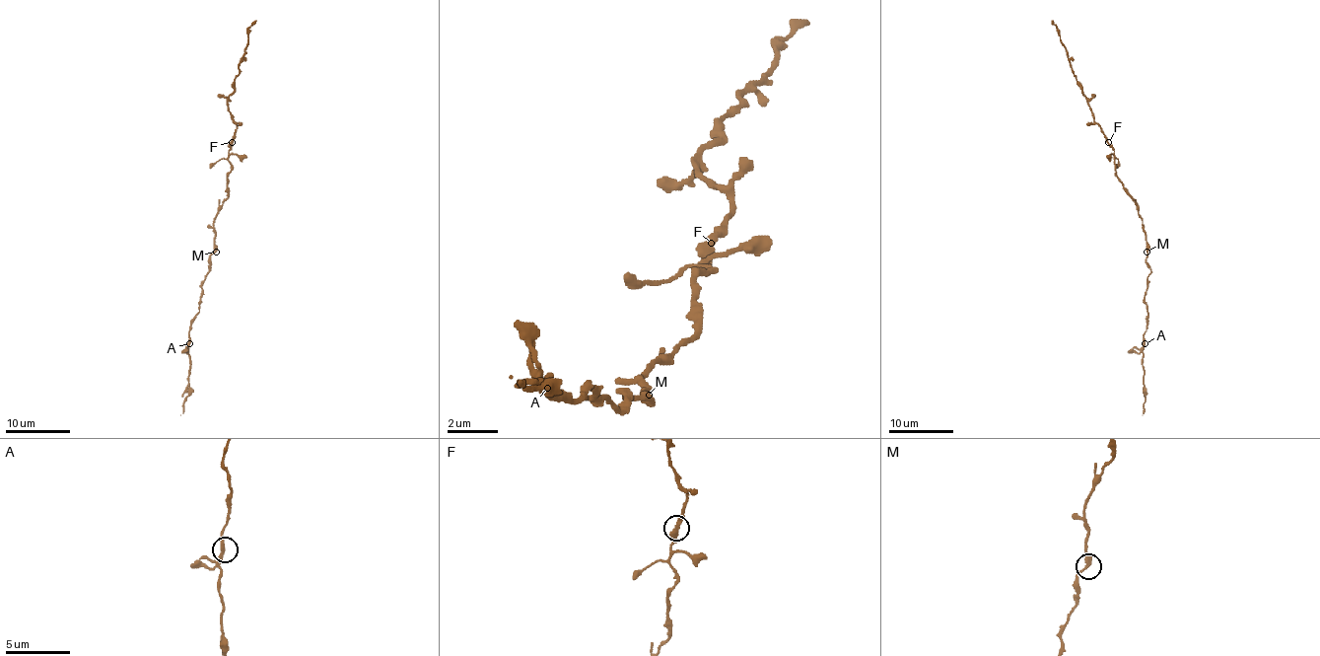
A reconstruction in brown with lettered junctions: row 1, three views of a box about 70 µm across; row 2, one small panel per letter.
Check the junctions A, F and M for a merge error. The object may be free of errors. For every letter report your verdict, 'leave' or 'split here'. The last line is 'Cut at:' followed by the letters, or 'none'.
A: leave
F: leave
M: leave
Cut at: none

